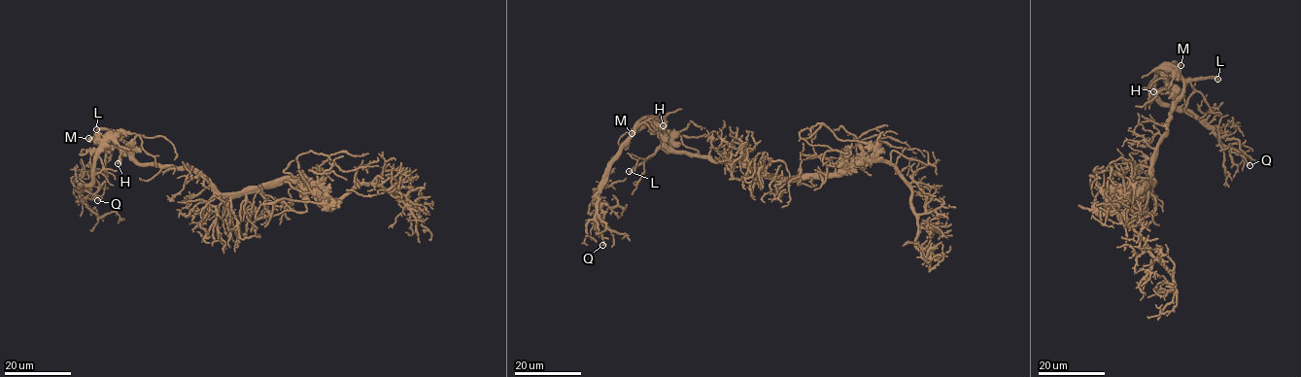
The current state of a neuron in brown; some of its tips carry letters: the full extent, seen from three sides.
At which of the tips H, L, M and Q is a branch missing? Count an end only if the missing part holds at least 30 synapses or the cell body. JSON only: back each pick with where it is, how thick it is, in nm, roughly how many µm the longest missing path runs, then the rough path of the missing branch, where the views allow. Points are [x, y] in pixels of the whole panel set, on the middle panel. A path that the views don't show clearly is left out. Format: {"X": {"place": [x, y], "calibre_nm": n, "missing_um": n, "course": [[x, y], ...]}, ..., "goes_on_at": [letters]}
{"L": {"place": [629, 171], "calibre_nm": 480, "missing_um": 80, "course": [[629, 171], [620, 186], [601, 197], [608, 258], [617, 263], [624, 279], [639, 282], [632, 296], [677, 300]]}, "goes_on_at": ["L"]}

